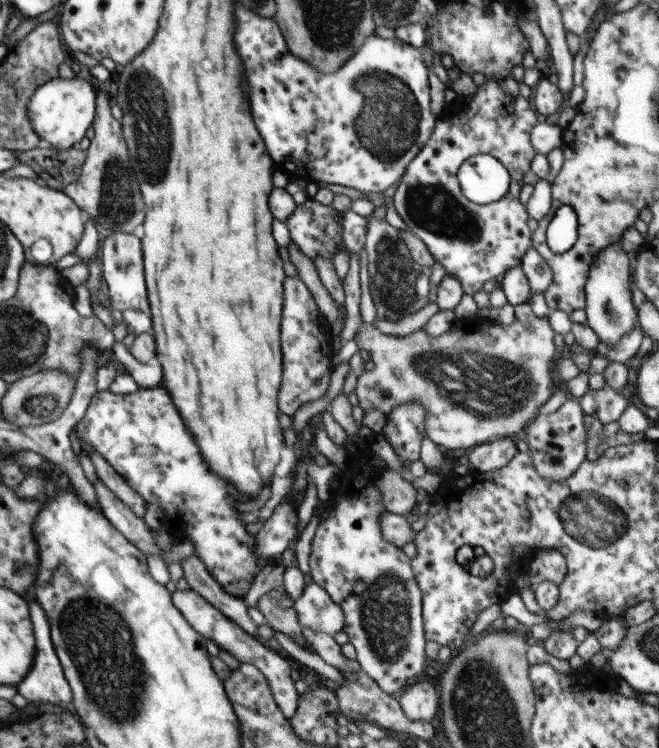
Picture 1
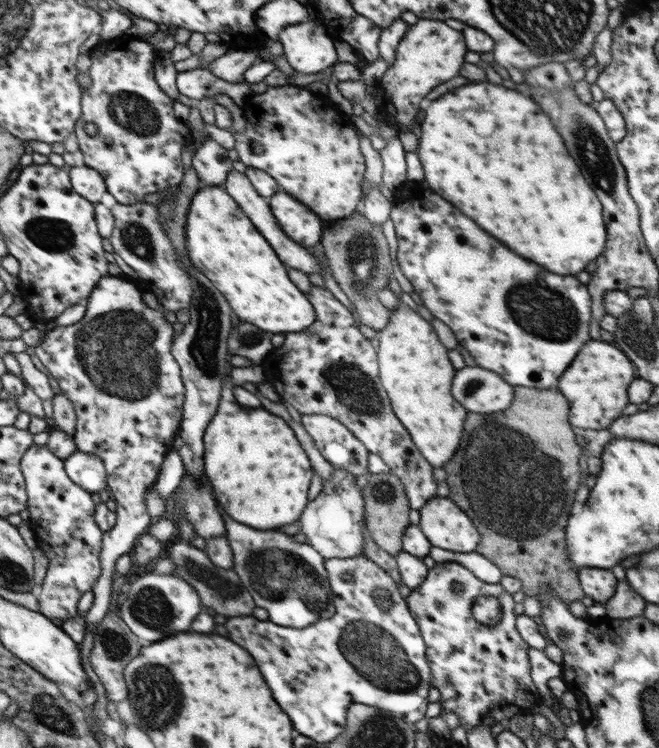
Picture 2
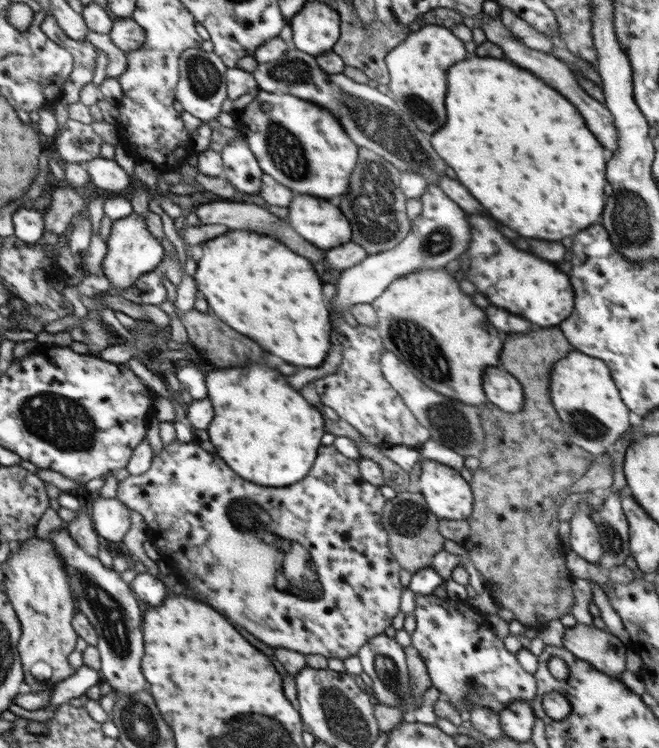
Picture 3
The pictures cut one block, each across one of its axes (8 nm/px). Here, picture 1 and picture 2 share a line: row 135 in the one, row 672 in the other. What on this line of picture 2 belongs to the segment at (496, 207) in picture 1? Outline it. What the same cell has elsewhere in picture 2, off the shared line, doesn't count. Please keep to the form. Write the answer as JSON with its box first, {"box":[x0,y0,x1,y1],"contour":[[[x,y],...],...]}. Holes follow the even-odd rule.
{"box":[406,562,541,731],"contour":[[[458,562],[436,563],[424,582],[406,598],[406,604],[426,643],[431,686],[438,688],[442,695],[440,716],[456,713],[462,728],[470,731],[478,725],[492,727],[502,720],[510,720],[541,703],[530,674],[530,646],[516,628],[514,599],[500,583],[482,582]],[[456,582],[462,584],[460,592],[454,588]],[[478,596],[494,596],[500,602],[503,620],[499,626],[484,625],[472,615]]]}

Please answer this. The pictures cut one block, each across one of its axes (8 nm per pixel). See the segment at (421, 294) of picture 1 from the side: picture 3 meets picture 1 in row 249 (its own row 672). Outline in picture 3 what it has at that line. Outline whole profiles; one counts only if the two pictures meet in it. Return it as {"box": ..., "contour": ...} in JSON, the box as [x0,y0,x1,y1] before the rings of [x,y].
{"box":[358,633,420,723],"contour":[[[386,633],[373,636],[368,639],[362,647],[358,647],[358,658],[363,666],[363,671],[370,676],[373,681],[371,694],[374,701],[380,705],[396,707],[404,710],[404,722],[413,723],[416,718],[414,711],[420,706],[416,704],[417,698],[412,697],[412,686],[408,677],[407,658],[402,647],[394,637],[388,637]]]}

